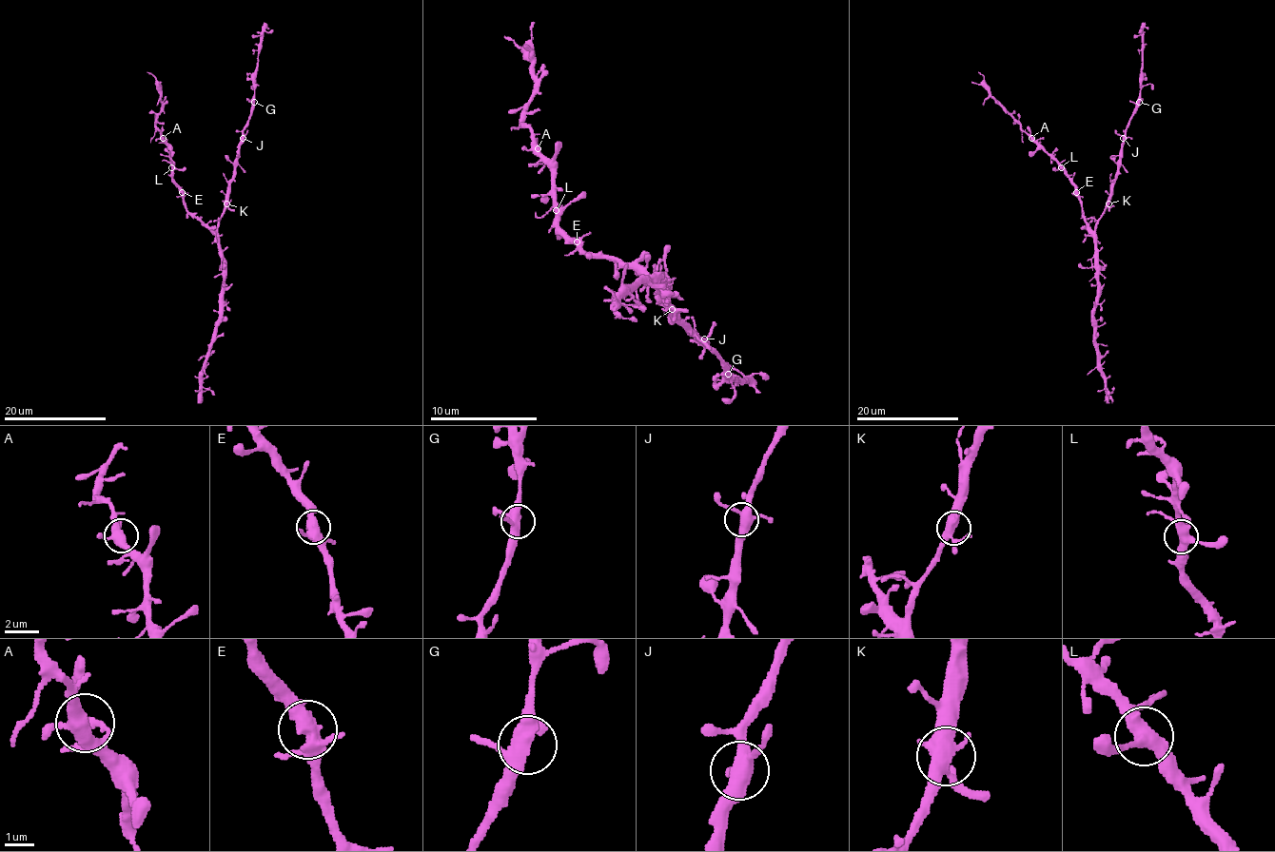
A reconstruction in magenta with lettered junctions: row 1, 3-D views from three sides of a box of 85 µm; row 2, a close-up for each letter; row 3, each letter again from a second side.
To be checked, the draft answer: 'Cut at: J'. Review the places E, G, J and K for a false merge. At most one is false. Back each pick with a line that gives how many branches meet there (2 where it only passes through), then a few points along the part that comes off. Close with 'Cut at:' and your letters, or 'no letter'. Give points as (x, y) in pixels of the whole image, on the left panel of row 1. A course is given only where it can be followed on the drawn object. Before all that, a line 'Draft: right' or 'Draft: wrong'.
Draft: wrong
Cut at: no letter

